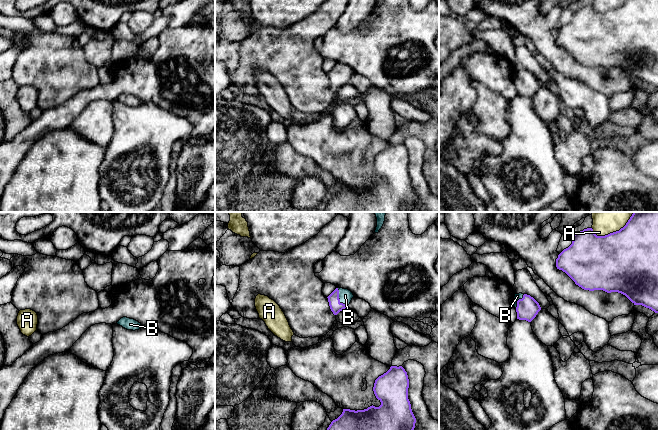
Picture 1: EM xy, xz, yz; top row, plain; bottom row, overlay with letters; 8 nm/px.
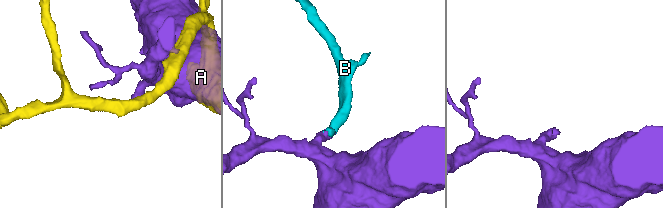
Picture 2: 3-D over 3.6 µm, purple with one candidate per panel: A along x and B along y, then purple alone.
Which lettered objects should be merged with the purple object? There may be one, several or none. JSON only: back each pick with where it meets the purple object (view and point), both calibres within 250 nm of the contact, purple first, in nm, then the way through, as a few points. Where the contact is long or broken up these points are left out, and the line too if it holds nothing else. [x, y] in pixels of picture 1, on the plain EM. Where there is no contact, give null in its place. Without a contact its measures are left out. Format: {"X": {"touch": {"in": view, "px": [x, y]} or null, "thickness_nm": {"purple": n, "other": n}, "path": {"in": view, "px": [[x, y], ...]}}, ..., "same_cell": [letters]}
{"B": {"touch": {"in": "xz", "px": [338, 74]}, "thickness_nm": {"purple": 100, "other": 110}, "path": {"in": "xz", "px": [[334, 78], [338, 74], [345, 71]]}}, "same_cell": ["B"]}

